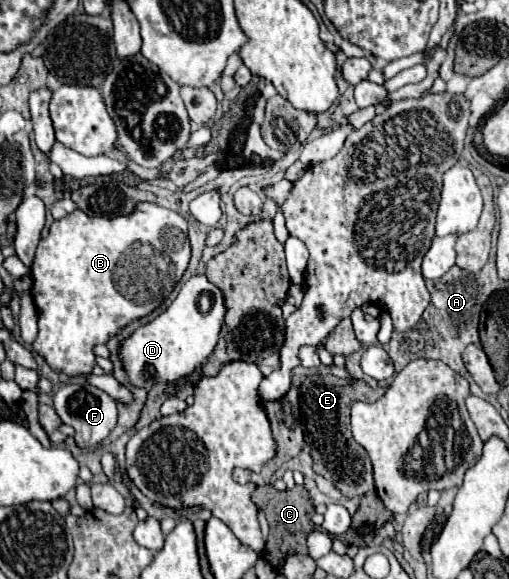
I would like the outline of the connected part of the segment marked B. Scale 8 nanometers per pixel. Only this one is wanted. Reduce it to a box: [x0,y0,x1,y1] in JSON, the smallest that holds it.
[31,202,191,376]

